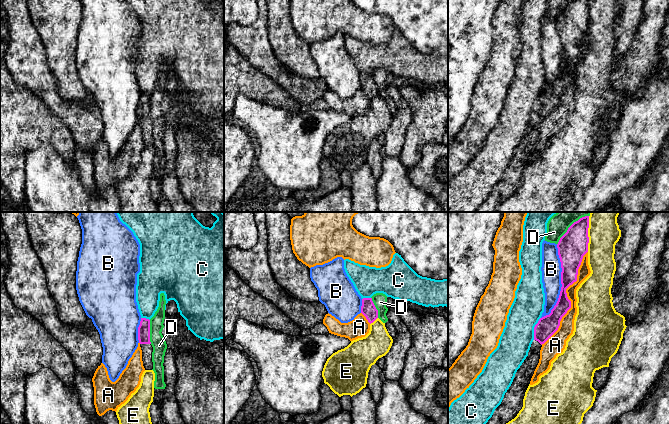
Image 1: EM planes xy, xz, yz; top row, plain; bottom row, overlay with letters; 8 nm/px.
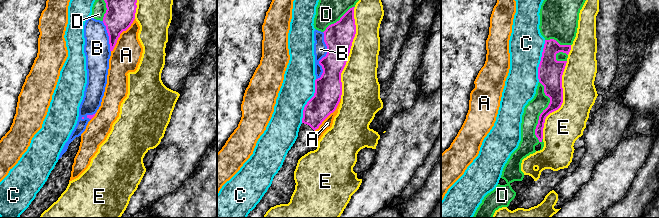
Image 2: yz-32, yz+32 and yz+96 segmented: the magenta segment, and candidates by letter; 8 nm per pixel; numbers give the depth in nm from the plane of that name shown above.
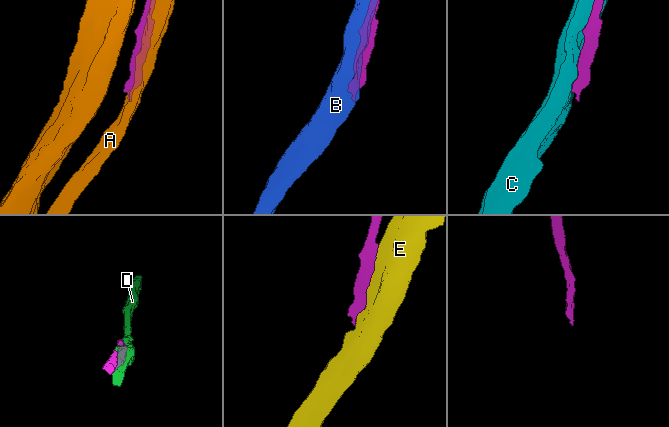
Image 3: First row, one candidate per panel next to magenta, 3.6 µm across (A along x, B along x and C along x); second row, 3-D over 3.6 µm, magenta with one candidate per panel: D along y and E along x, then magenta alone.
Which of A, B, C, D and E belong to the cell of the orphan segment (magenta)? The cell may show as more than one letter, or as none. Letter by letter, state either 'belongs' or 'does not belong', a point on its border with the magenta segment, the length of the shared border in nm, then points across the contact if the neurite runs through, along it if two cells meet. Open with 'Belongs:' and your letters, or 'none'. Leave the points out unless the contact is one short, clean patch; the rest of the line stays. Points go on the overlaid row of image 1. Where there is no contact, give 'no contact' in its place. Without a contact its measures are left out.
Belongs: none
A: does not belong; contact yz (567, 298); length 850 nm
B: does not belong; contact yz (561, 283); length 600 nm
C: does not belong; contact yz (534, 328); length 190 nm
D: does not belong; contact xy (149, 332); length 190 nm
E: does not belong; contact yz (587, 234); length 280 nm

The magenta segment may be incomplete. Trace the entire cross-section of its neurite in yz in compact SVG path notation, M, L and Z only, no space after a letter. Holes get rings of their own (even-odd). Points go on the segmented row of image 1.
M589 216L574 222L560 238L557 248L561 262L561 291L549 315L539 319L534 327L534 340L528 356L517 370L513 382L501 404L486 424L506 424L514 419L523 407L525 392L539 363L542 345L558 330L562 317L571 308L566 289L577 281L578 269L588 252Z

